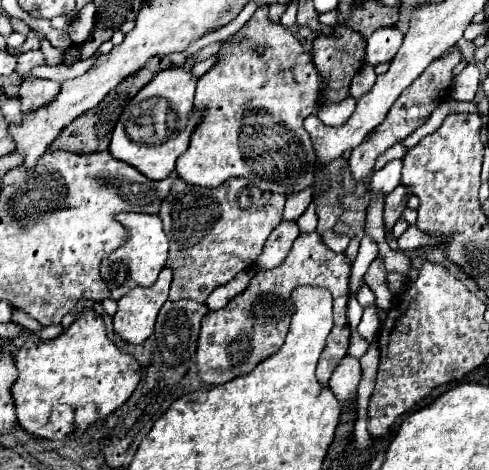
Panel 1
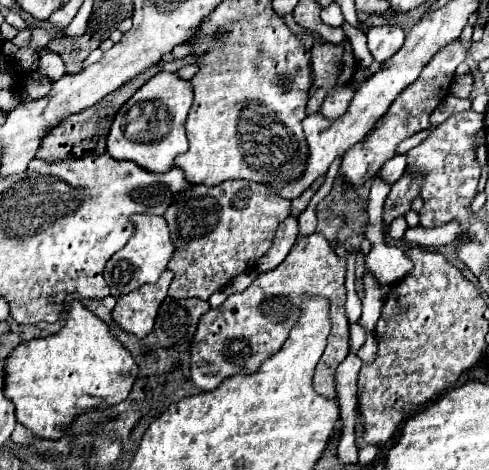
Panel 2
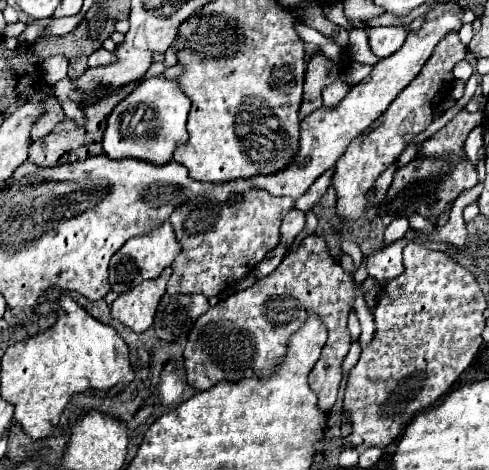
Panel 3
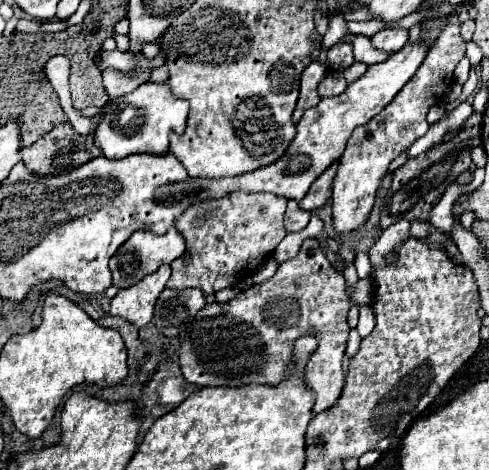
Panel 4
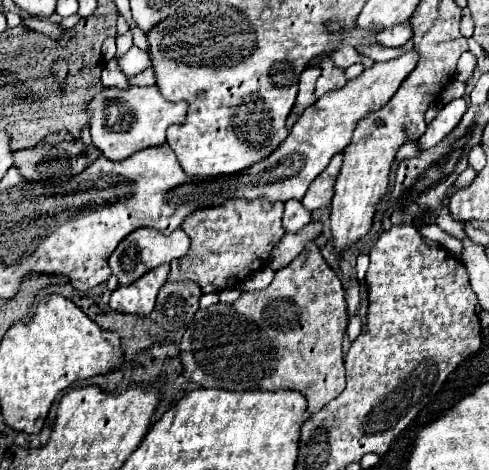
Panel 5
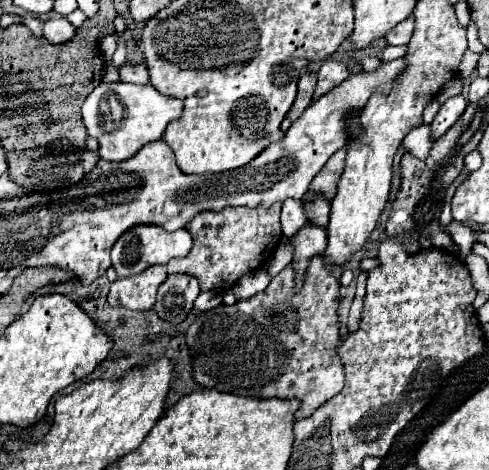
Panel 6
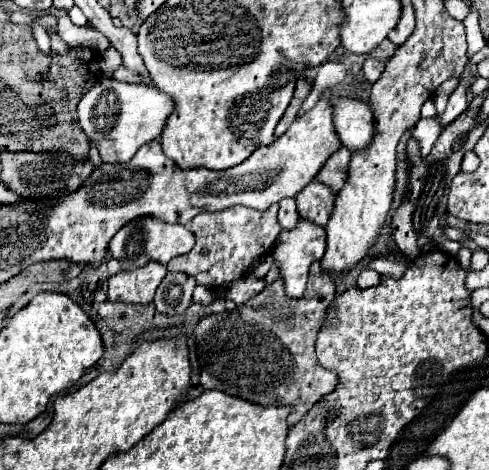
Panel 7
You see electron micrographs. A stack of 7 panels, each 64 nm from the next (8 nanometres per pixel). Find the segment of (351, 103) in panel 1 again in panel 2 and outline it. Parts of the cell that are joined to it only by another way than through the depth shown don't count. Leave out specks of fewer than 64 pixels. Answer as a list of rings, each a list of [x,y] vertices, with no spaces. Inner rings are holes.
[[[350,86],[336,88],[336,90],[328,96],[328,100],[322,104],[320,114],[322,114],[324,118],[328,118],[328,120],[338,120],[340,116],[346,114],[352,96],[354,96],[354,92],[352,92]]]

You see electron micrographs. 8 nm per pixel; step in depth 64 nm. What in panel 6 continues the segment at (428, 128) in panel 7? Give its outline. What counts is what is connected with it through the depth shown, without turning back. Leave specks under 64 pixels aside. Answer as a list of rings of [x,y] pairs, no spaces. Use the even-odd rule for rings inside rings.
[[[428,124],[414,128],[402,142],[402,150],[410,152],[412,156],[424,160],[432,148],[432,140],[428,140]]]

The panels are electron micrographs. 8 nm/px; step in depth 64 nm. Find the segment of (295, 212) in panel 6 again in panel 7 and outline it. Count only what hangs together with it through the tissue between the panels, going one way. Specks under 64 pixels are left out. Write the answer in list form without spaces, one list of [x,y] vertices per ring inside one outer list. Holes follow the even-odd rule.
[[[284,198],[284,200],[280,202],[280,214],[278,214],[278,220],[280,220],[280,224],[282,224],[284,230],[296,228],[300,216],[298,216],[296,200],[294,200],[294,198]]]

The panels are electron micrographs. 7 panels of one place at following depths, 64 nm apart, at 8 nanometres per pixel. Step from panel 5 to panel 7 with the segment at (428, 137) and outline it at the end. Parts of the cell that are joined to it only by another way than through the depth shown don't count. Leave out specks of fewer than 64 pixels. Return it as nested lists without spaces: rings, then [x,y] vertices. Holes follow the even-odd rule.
[[[466,74],[460,78],[460,84],[458,84],[456,92],[450,96],[446,110],[438,116],[438,120],[440,120],[442,126],[448,126],[450,122],[454,122],[454,120],[456,120],[456,118],[466,110],[466,106],[468,106],[468,100],[466,100],[466,90],[468,90],[466,78],[468,78]]]

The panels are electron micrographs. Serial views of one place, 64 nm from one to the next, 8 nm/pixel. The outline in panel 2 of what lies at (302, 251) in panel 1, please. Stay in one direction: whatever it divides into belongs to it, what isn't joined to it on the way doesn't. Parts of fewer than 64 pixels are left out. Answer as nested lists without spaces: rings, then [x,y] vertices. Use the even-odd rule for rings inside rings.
[[[302,236],[292,246],[286,260],[270,272],[258,274],[258,278],[238,294],[232,294],[222,306],[208,310],[198,324],[196,340],[192,344],[192,382],[200,390],[212,390],[224,380],[236,374],[256,372],[266,358],[276,354],[288,332],[298,320],[300,304],[304,296],[328,296],[332,332],[328,346],[316,366],[314,388],[324,396],[336,396],[334,372],[338,364],[348,356],[348,318],[344,310],[346,302],[346,260],[340,258],[324,236]]]

